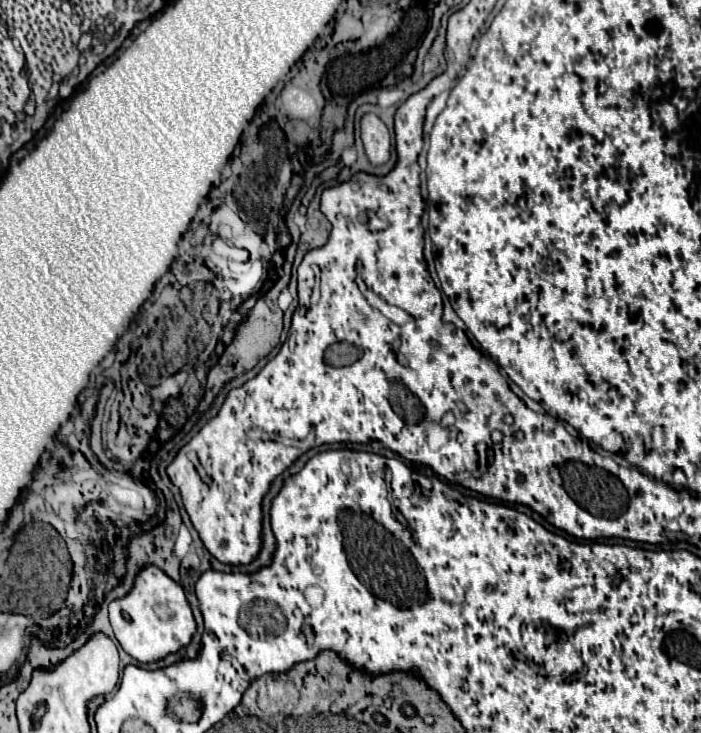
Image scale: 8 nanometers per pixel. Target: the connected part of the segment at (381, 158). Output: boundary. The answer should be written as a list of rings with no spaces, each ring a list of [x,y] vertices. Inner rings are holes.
[[[369,113],[361,121],[361,139],[365,145],[365,153],[373,165],[383,165],[391,157],[391,137],[385,123]]]

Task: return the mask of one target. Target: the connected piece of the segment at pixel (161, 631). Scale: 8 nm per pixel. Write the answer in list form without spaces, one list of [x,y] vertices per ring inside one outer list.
[[[157,567],[143,569],[131,593],[109,605],[109,619],[121,647],[133,659],[145,665],[157,663],[167,655],[187,647],[197,631],[197,623],[183,593],[183,587]]]

